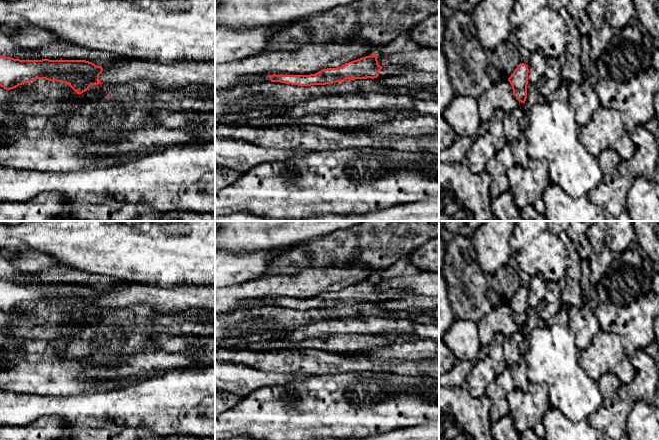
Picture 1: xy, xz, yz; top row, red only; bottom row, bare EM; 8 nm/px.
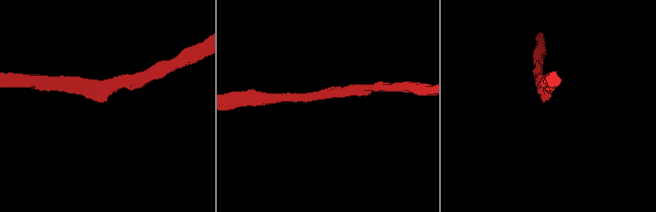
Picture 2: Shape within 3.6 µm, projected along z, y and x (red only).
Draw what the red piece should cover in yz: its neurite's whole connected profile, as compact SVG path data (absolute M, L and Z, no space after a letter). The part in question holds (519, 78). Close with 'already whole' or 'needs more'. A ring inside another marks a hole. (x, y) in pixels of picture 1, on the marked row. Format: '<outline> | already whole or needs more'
M520 63L511 76L508 78L508 81L512 85L513 95L516 99L525 103L527 98L527 85L528 85L528 65Z | already whole

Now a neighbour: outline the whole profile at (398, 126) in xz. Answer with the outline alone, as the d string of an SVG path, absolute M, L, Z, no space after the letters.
M396 116L388 123L357 129L354 131L344 130L346 133L354 133L355 135L367 134L372 137L388 137L391 135L402 136L439 136L439 117L425 116L415 118L402 118Z

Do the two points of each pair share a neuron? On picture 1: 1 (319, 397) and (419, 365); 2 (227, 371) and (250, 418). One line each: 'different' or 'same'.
1: different
2: different

